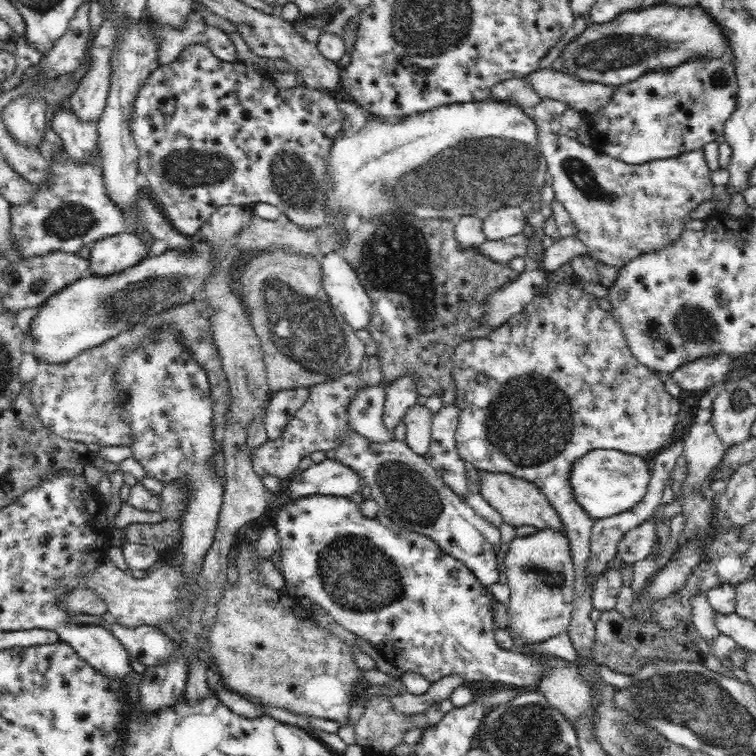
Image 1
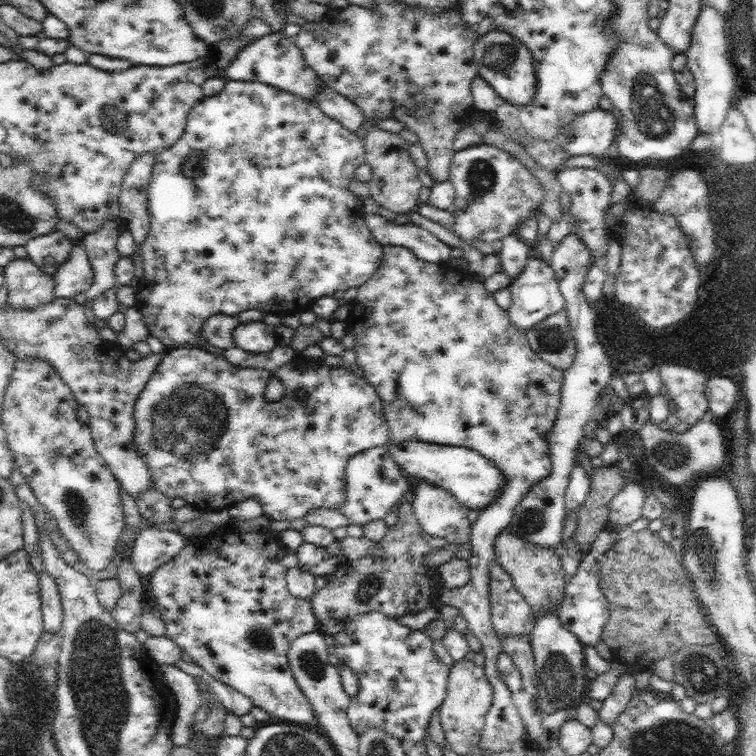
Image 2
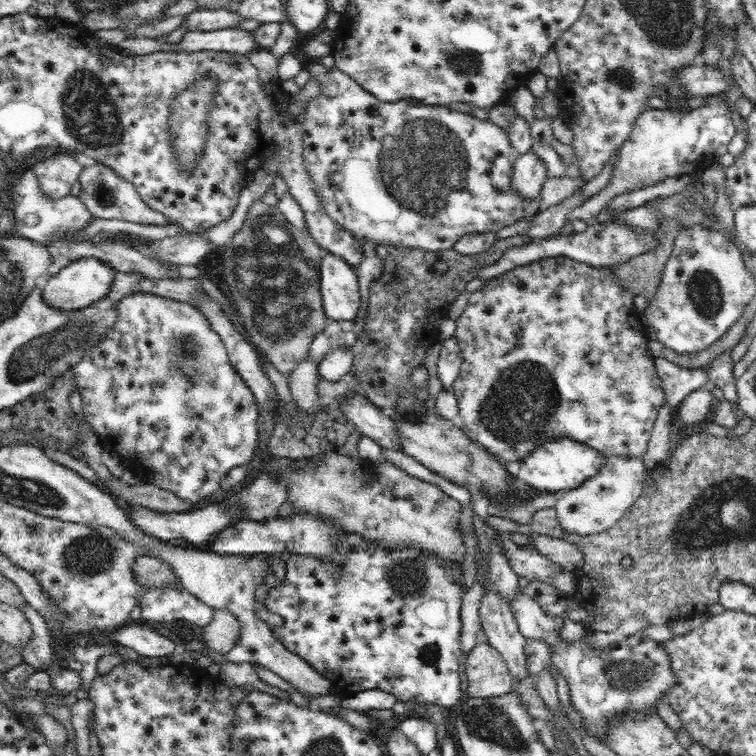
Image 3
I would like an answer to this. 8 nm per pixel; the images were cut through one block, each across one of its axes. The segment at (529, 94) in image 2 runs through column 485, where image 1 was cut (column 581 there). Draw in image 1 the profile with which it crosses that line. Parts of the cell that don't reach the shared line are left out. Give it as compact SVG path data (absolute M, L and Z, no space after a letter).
M654 4L646 10L624 12L616 16L616 20L606 22L606 24L590 24L580 36L576 36L570 44L566 44L566 48L560 54L560 66L564 74L574 76L576 80L582 80L582 82L624 86L652 70L676 68L692 58L722 58L722 56L728 56L730 60L734 60L728 38L724 36L716 20L712 20L712 16L704 8L700 6L698 8L676 8L676 6Z

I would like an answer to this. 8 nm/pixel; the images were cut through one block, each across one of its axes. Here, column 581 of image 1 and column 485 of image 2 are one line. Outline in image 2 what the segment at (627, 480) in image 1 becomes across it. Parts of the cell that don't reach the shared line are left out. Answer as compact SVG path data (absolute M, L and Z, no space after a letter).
M411 438L405 442L391 440L389 444L385 444L385 448L389 450L391 460L403 470L405 476L451 492L451 496L455 496L455 500L459 504L463 504L467 510L469 508L479 510L479 508L491 504L503 486L503 476L491 464L491 460L487 460L485 456L481 456L479 452L469 450L469 448L433 444L433 442L425 442L419 438Z

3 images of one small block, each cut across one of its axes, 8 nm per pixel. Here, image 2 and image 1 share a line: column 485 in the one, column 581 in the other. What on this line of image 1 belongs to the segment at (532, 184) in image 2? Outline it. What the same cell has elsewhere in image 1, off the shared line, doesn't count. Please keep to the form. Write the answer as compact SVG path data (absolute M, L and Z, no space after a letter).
M538 126L538 138L542 154L548 160L548 178L554 180L554 198L558 204L564 206L570 220L574 222L578 240L588 246L596 262L600 260L618 270L630 260L636 260L636 256L640 254L656 252L656 248L664 248L676 238L684 238L684 234L680 232L684 232L686 218L690 216L690 212L704 200L710 200L714 196L712 174L706 164L704 148L680 154L676 158L650 160L644 164L626 164L602 154L594 146L582 146L578 140L568 138L566 134L556 136L550 132L548 126Z

